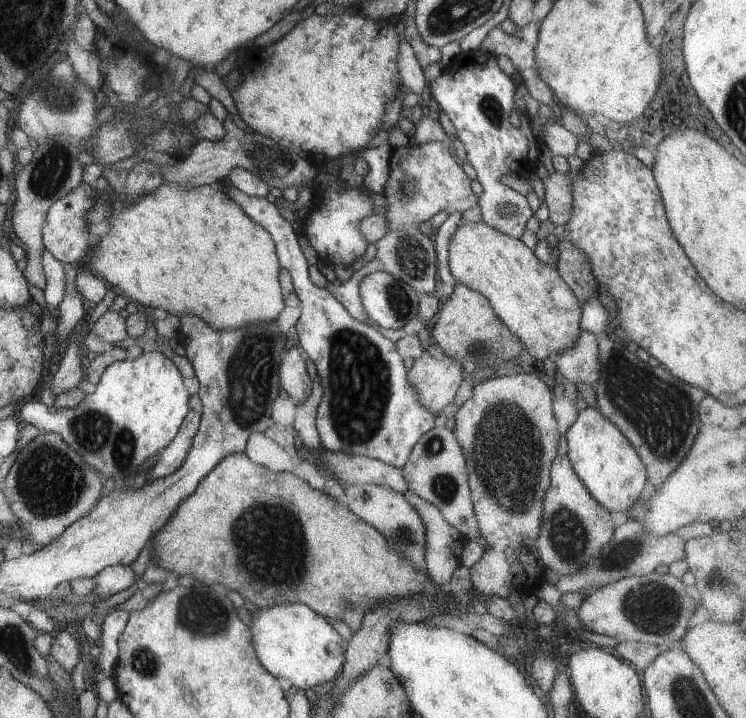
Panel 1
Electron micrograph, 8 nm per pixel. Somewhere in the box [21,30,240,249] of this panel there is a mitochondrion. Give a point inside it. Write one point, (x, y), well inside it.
(51, 86)

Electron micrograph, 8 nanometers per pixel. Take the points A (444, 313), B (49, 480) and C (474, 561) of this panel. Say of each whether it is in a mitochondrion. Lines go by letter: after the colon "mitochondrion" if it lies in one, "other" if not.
A: other
B: mitochondrion
C: other

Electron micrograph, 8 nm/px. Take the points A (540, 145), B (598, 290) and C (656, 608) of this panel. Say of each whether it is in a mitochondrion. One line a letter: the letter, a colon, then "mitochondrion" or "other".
A: other
B: other
C: mitochondrion

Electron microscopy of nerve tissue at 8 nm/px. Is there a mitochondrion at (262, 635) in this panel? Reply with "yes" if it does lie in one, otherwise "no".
no

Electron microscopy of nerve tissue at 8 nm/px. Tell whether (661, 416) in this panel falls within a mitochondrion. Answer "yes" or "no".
yes

